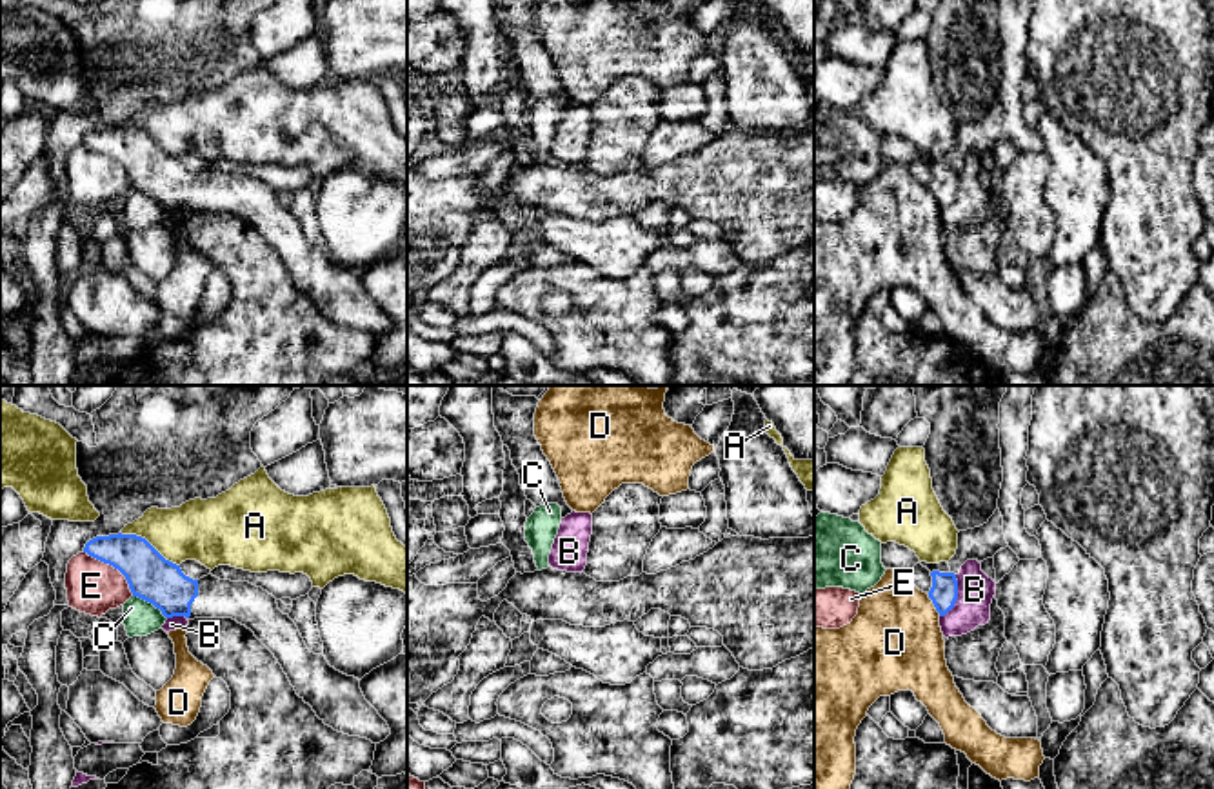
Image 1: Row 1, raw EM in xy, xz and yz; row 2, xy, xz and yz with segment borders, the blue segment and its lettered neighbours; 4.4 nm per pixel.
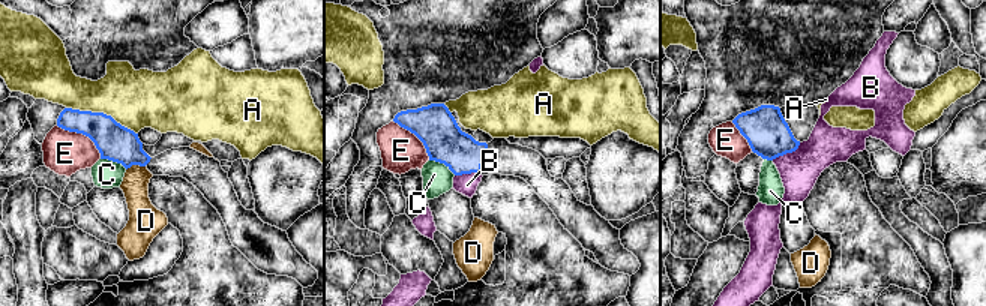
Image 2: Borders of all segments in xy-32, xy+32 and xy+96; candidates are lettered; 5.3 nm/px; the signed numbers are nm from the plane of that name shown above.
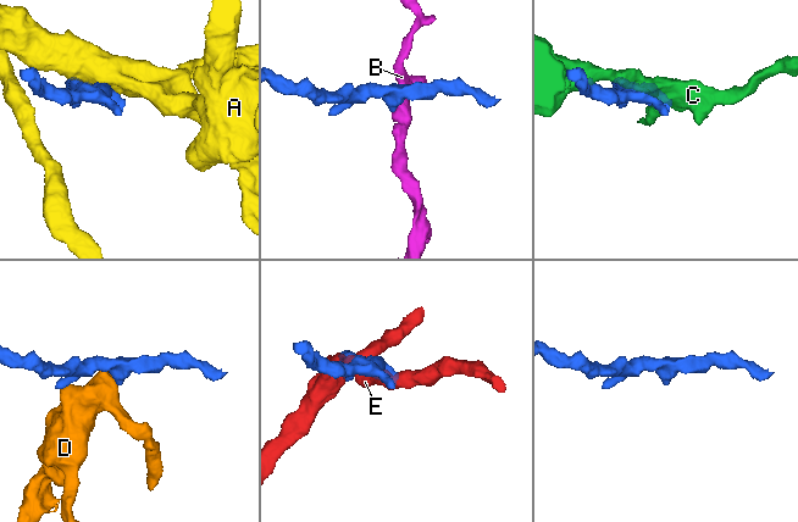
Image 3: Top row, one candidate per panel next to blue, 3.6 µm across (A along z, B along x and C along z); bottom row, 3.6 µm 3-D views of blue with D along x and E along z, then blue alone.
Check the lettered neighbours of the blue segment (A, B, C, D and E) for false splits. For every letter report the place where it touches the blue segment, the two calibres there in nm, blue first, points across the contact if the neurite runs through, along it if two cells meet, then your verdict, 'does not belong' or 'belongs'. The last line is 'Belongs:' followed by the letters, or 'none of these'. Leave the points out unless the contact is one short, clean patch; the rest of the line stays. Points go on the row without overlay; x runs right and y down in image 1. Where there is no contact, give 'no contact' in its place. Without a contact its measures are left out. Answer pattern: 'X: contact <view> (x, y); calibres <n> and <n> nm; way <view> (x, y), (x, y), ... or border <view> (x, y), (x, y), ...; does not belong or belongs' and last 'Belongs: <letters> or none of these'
A: contact xy (148, 135); calibres 200 and 280 nm; border xy (120, 124), (144, 129), (179, 159); does not belong
B: contact yz (956, 189); calibres 130 and 160 nm; border yz (956, 168), (956, 195), (940, 209); does not belong
C: contact xy (151, 195); calibres 200 and 160 nm; does not belong
D: contact yz (935, 199); calibres 130 and 420 nm; does not belong
E: contact xy (113, 159); calibres 200 and 240 nm; does not belong
Belongs: none of these

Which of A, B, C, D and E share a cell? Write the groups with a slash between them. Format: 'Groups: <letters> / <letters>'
Groups: A / B / C / D / E

